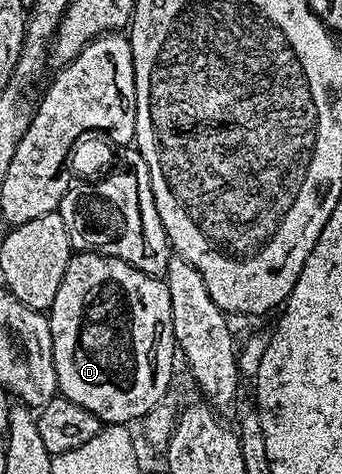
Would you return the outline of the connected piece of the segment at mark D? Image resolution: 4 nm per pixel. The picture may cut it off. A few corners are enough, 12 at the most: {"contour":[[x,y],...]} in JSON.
{"contour":[[76,253],[47,312],[63,398],[101,424],[165,402],[167,282]]}

